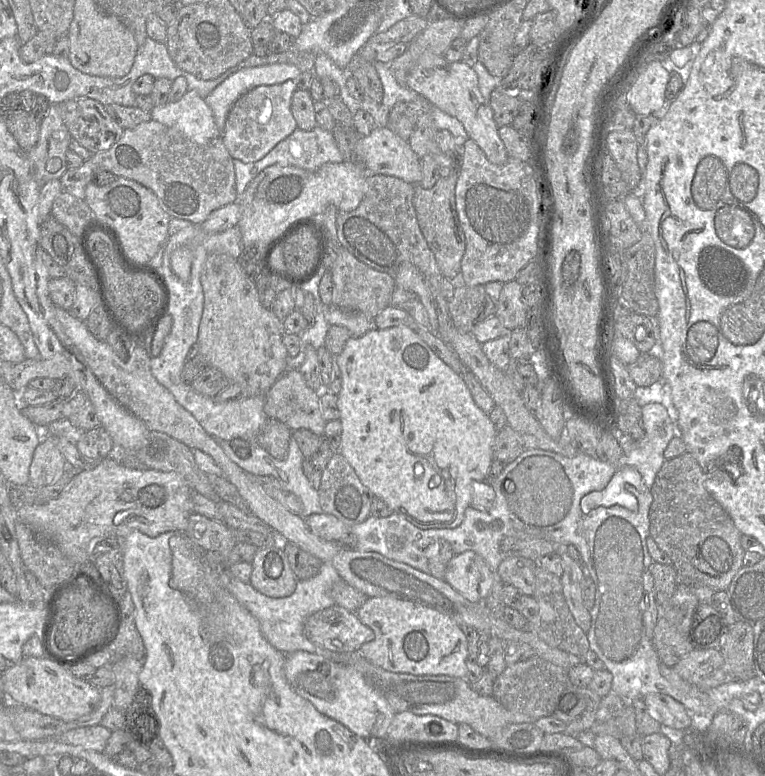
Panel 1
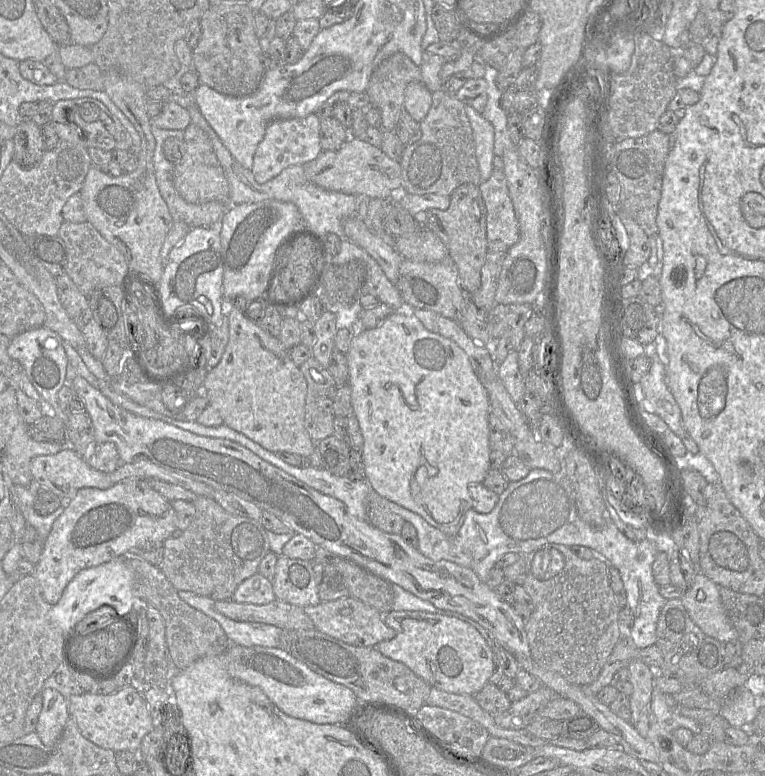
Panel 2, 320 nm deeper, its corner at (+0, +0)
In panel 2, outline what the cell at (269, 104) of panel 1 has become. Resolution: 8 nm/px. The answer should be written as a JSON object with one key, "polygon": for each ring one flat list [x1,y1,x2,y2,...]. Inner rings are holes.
{"polygon":[[316,113,303,118,275,119,266,127,253,158,251,172,257,183,263,184,277,177,284,169,315,160,322,152,320,144,320,119]]}

